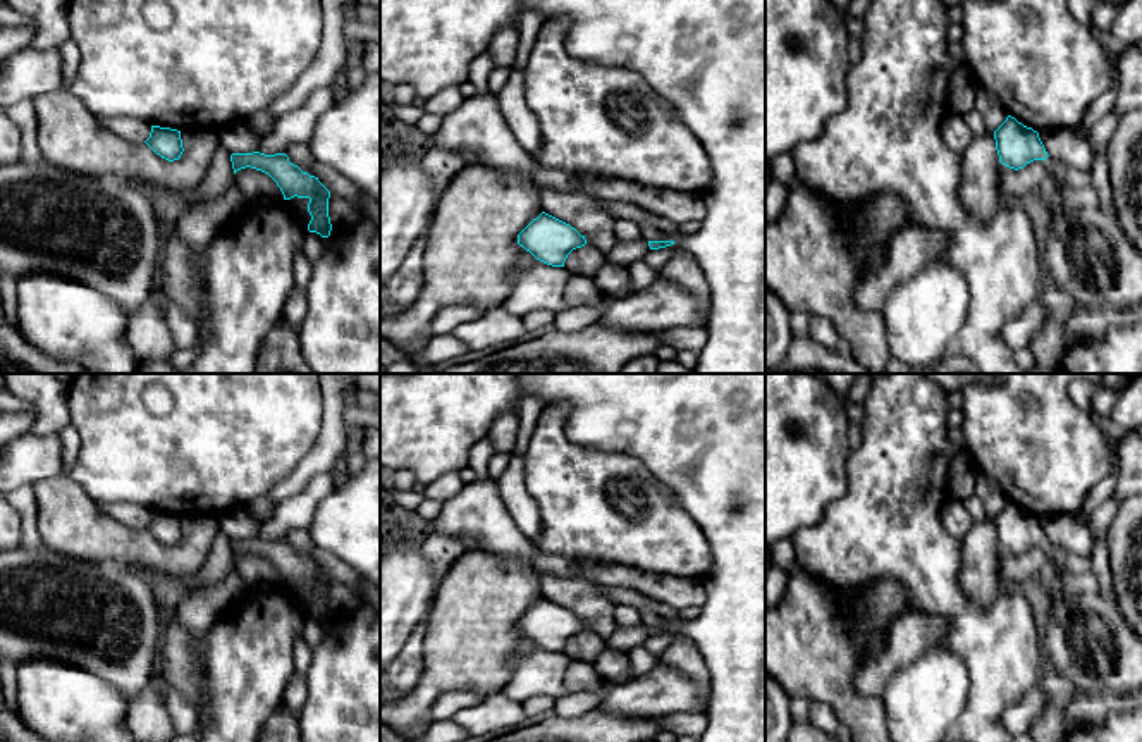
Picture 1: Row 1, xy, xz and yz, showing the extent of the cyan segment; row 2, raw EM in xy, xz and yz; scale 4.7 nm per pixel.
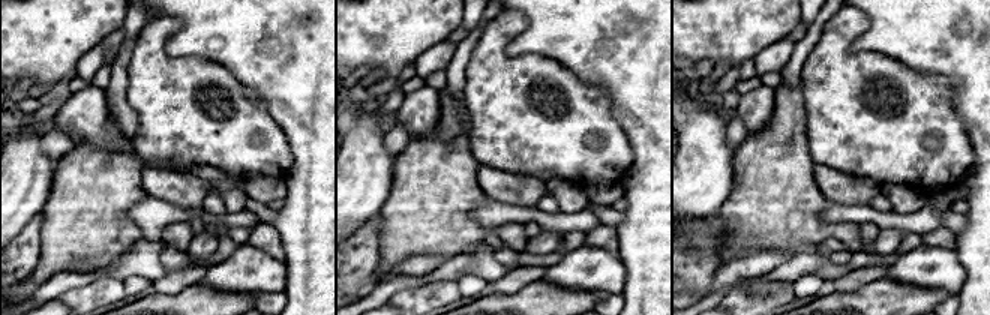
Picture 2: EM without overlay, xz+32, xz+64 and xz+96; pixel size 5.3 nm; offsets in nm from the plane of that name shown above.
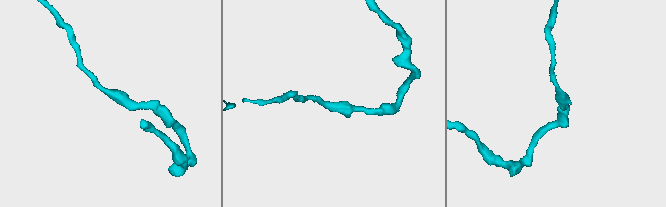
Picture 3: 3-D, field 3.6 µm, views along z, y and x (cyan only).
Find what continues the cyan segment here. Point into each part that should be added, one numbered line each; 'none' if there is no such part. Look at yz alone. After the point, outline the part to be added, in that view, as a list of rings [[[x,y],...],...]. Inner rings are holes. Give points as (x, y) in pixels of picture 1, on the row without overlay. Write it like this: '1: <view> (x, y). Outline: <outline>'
1: yz (1051, 553). Outline: [[[1047,542],[1046,546],[1041,546],[1041,547],[1044,549],[1046,558],[1047,558],[1047,570],[1051,570],[1056,565],[1058,558],[1059,558],[1059,551],[1056,551],[1051,546],[1051,542]]]

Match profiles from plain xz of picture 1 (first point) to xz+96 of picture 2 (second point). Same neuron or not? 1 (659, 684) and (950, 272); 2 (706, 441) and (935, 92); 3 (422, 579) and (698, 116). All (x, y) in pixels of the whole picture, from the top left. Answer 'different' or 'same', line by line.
1: same
2: different
3: same

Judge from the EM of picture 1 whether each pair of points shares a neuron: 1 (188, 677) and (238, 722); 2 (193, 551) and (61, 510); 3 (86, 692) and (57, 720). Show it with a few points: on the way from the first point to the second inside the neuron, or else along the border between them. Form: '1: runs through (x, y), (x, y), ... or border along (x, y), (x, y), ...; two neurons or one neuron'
1: runs through (200, 684), (226, 710); one neuron
2: runs through (160, 555), (148, 555), (135, 546), (93, 534); one neuron
3: runs through (79, 699), (64, 713); one neuron

